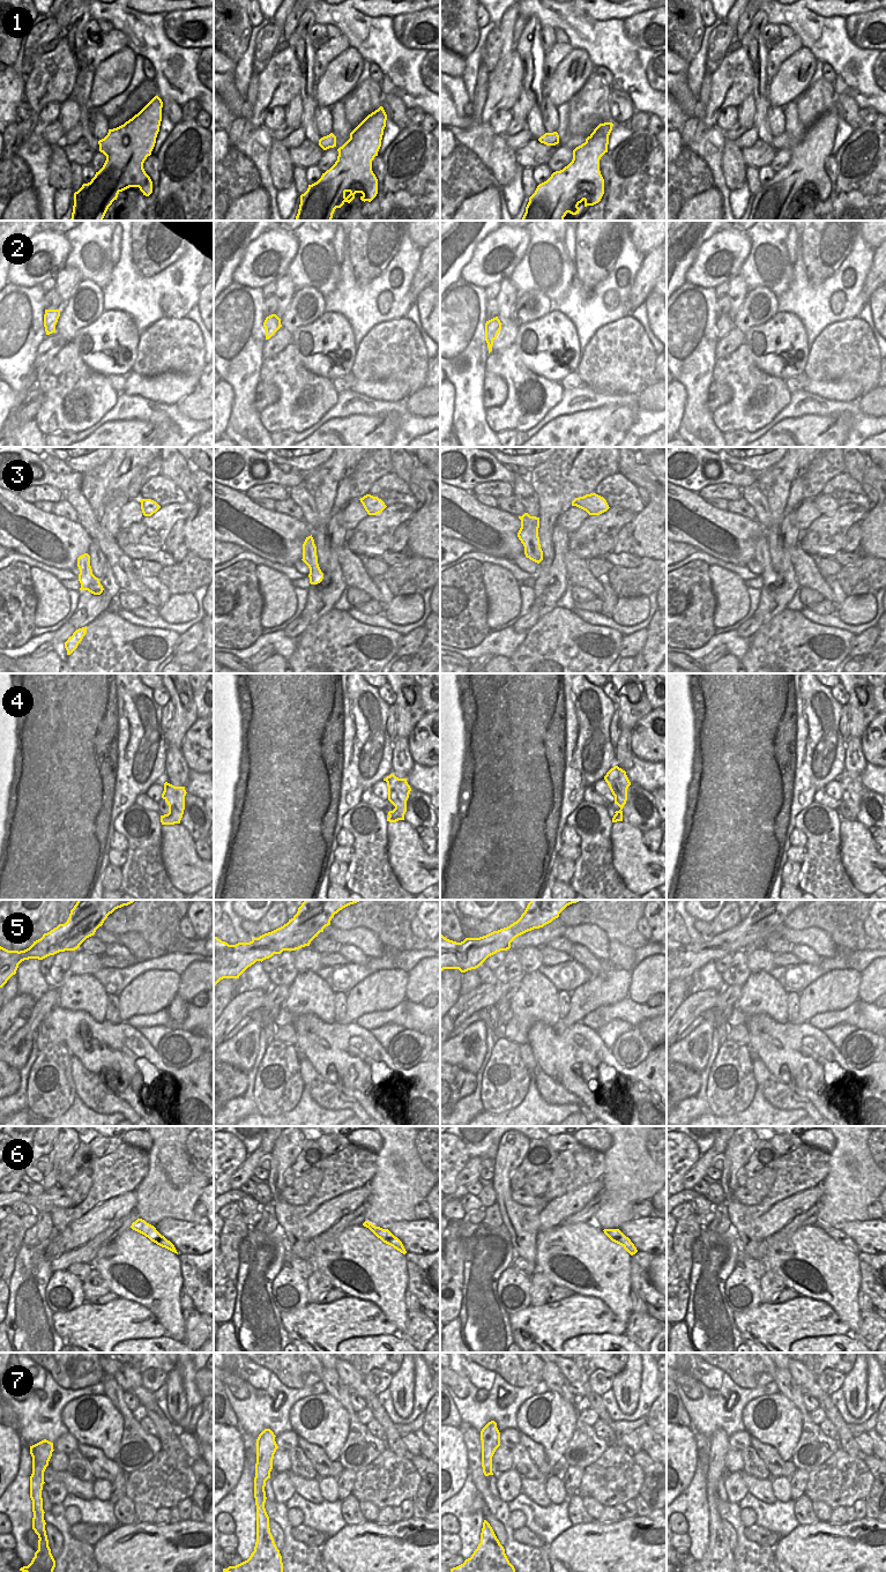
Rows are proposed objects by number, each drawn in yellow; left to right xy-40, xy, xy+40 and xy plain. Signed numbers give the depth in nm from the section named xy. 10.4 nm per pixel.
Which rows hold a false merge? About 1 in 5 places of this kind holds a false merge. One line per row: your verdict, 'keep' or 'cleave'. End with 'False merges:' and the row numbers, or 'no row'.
1: keep
2: keep
3: keep
4: cleave
5: keep
6: keep
7: keep
False merges: 4

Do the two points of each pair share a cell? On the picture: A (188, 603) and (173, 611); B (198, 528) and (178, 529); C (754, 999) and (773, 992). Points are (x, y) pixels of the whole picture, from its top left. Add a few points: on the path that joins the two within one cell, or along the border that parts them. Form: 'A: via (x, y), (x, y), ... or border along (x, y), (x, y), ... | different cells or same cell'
A: via (185, 606), (177, 610) | same cell
B: border along (185, 521), (183, 542) | different cells
C: via (759, 995), (768, 995) | same cell

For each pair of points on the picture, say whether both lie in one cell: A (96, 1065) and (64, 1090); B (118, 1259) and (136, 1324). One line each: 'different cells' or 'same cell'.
A: different cells
B: different cells

